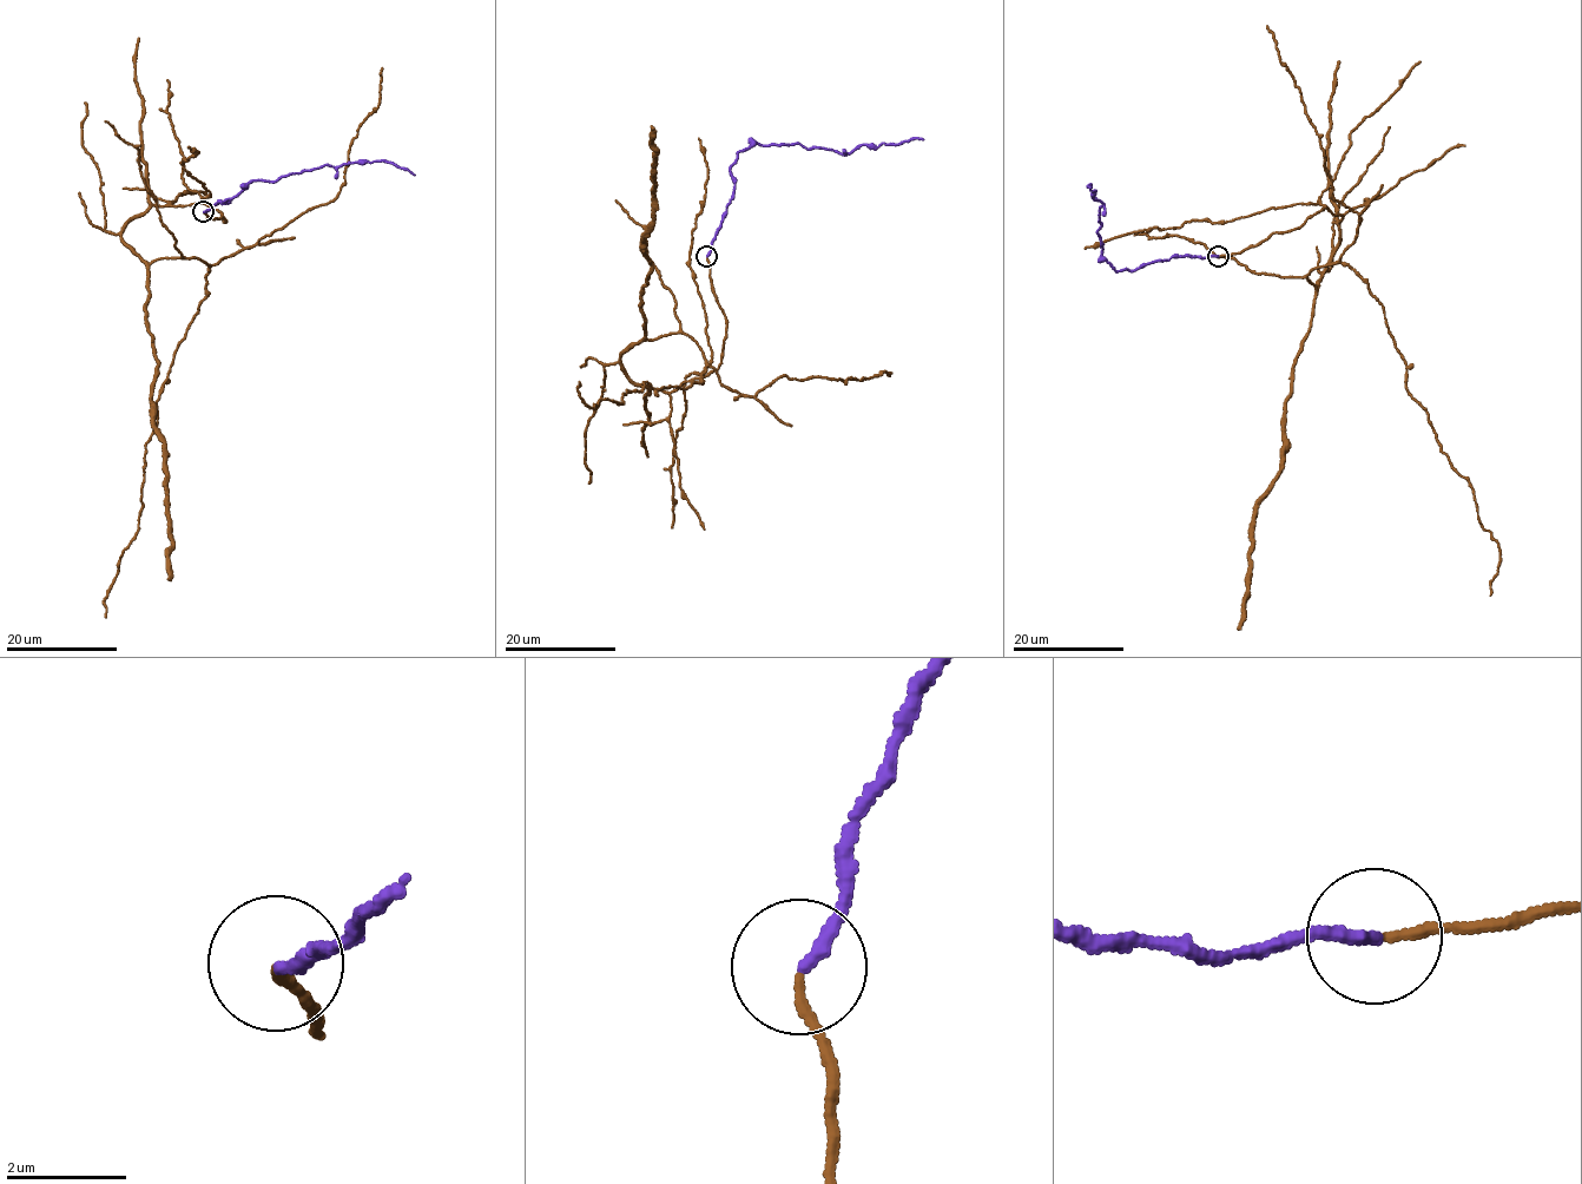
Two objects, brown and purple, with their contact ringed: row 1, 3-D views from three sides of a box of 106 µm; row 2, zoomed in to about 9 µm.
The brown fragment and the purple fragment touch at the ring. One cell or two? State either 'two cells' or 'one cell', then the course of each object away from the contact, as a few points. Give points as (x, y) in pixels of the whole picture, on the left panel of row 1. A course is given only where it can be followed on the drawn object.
one cell | brown via (203, 211), (226, 223), (151, 205), (120, 234), (149, 262), (210, 268), (105, 617) | purple via (203, 211), (226, 203), (255, 179), (278, 181), (323, 165), (390, 162), (415, 175)

